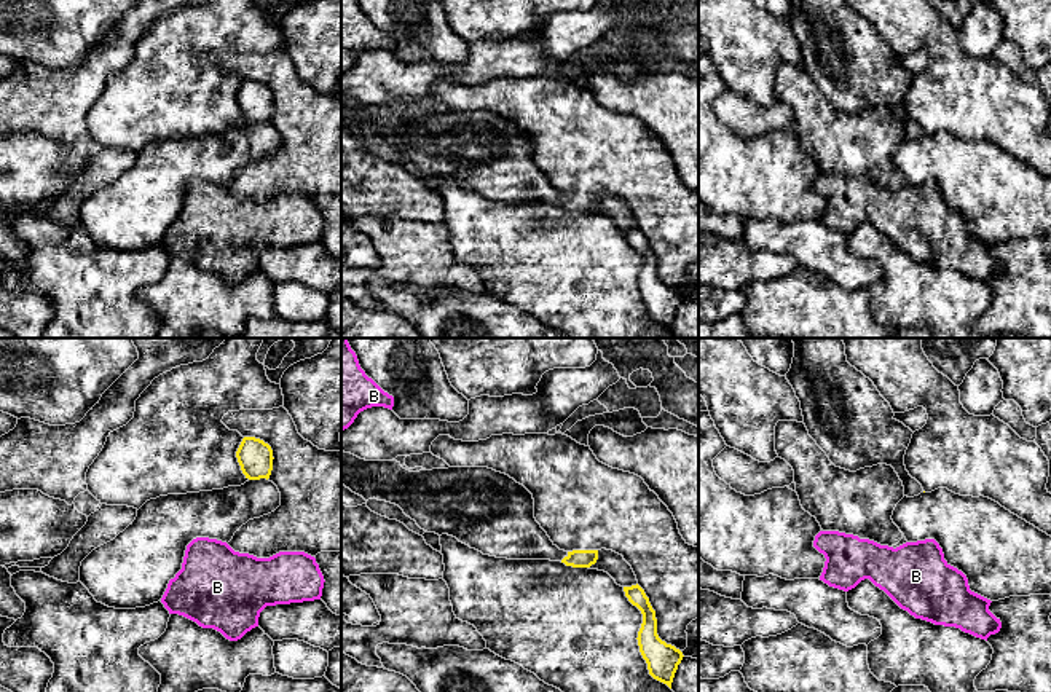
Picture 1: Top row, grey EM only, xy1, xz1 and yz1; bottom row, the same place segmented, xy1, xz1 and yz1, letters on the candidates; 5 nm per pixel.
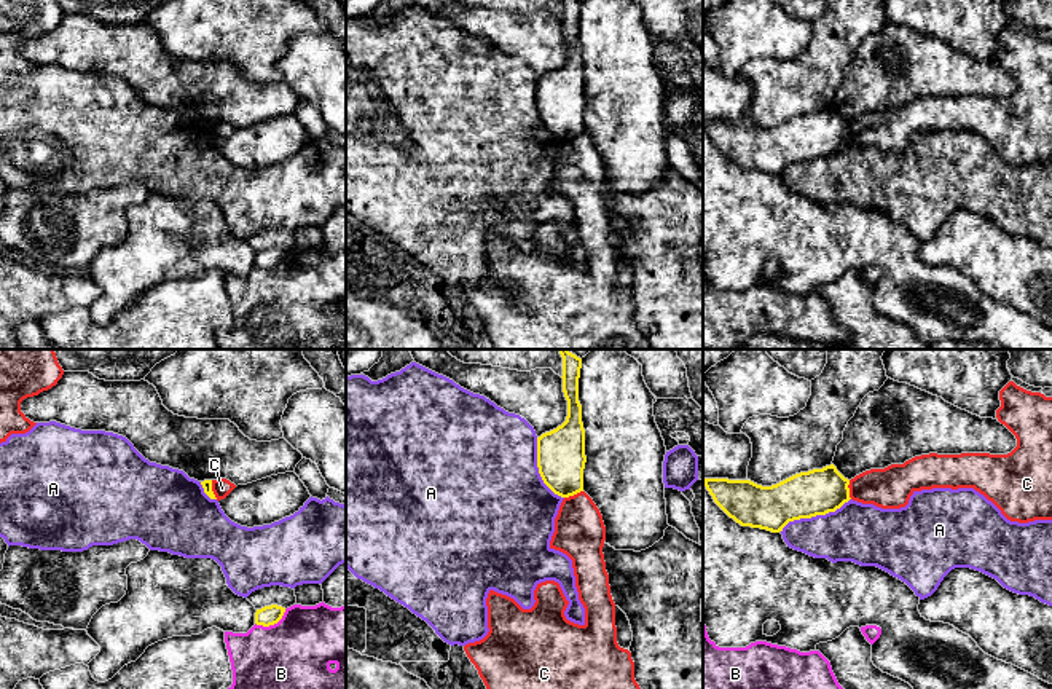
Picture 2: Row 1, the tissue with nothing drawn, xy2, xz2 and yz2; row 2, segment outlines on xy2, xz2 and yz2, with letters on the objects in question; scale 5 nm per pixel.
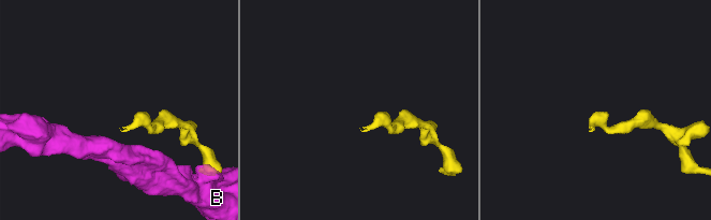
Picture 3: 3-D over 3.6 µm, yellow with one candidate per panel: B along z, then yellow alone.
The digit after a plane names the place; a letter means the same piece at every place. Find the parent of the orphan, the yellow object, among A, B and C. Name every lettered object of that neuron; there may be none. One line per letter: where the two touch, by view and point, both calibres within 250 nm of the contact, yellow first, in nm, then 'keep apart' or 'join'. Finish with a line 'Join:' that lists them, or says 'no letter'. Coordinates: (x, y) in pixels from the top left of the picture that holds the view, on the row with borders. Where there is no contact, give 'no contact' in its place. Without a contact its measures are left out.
A: yz2 (815, 515) | 240/300 nm | keep apart
B: xy2 (271, 624) | 100/360 nm | keep apart
C: xy2 (211, 490) | 50/90 nm | keep apart
Join: no letter

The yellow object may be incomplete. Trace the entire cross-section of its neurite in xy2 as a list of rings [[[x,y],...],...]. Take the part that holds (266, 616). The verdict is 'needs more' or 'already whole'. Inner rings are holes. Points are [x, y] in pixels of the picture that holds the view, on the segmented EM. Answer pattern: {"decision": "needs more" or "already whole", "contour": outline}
{"decision": "already whole", "contour": [[[277,604],[265,606],[261,609],[257,609],[255,624],[263,627],[274,625],[282,619],[284,612],[285,608],[282,606]]]}

